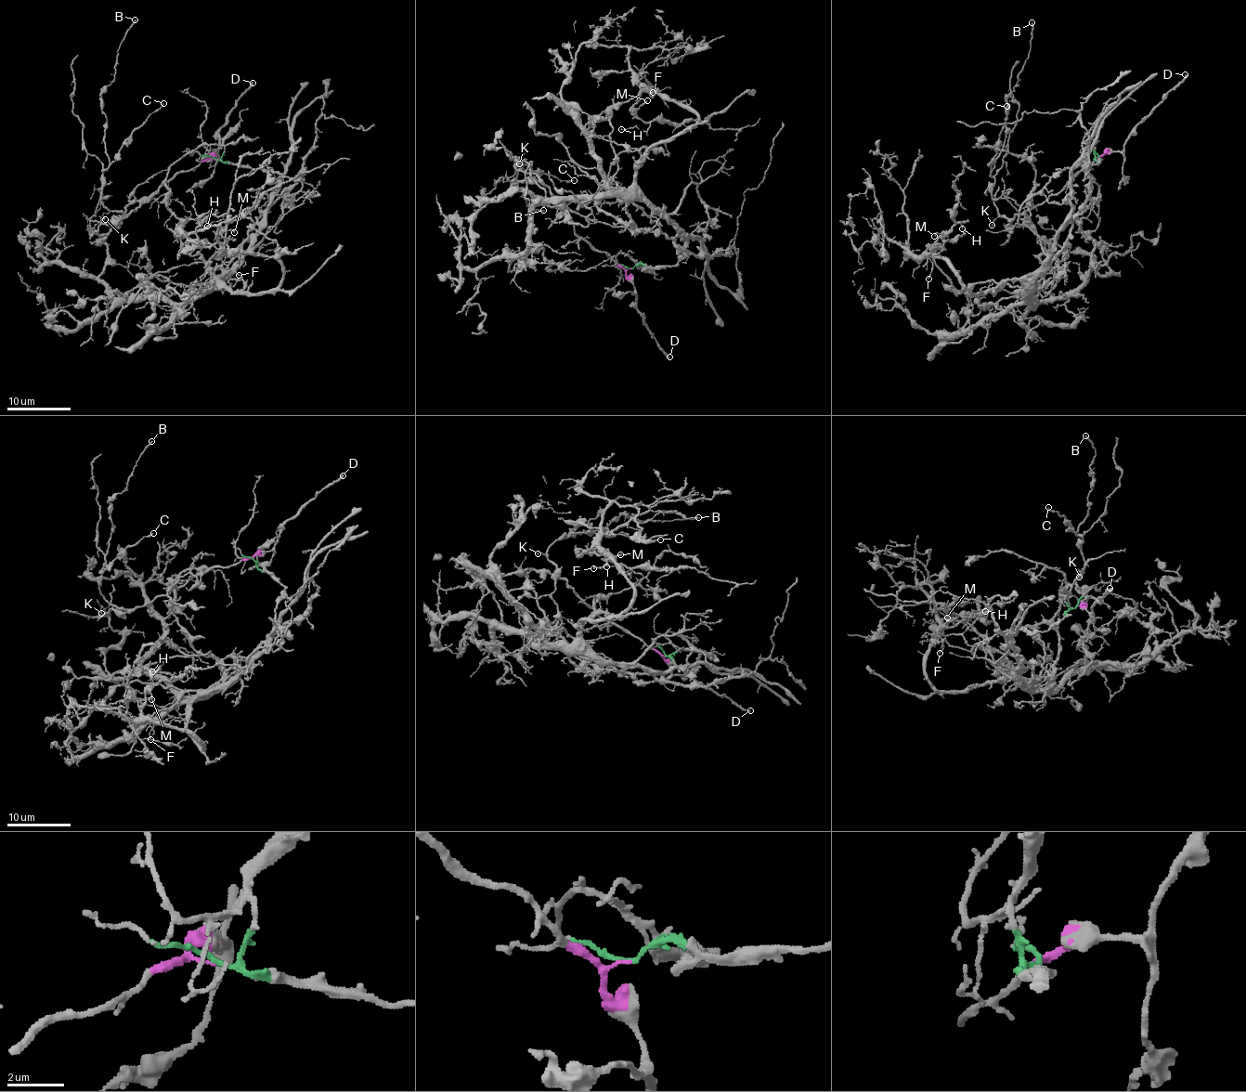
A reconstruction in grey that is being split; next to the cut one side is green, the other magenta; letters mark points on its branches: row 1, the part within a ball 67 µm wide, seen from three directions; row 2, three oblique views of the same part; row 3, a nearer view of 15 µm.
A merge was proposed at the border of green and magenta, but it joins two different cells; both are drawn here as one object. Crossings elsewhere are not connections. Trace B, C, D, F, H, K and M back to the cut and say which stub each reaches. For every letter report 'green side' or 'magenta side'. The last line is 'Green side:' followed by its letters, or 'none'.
B: magenta side
C: magenta side
D: magenta side
F: green side
H: green side
K: magenta side
M: green side
Green side: F, H, M

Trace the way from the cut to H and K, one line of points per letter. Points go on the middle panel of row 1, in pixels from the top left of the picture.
H: (630, 269), (718, 214), (637, 185), (689, 107), (642, 91), (620, 129)
K: (630, 269), (619, 267), (583, 240), (554, 195), (520, 162)

